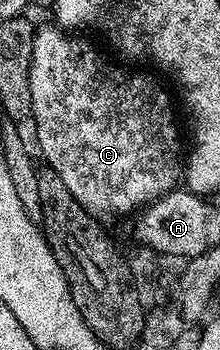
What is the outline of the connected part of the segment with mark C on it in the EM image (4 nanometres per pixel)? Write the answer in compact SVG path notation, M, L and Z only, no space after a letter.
M54 23L47 24L44 28L40 27L33 38L33 62L29 68L29 90L33 93L33 106L31 107L31 116L37 122L37 133L40 139L40 150L42 159L47 159L46 167L52 172L56 172L69 186L69 194L77 198L77 202L83 208L92 213L100 214L104 212L107 216L123 216L126 212L130 214L138 213L140 210L152 204L154 200L159 200L166 192L176 191L177 185L181 180L181 173L185 167L181 159L181 153L184 151L185 144L179 141L179 124L175 121L175 108L171 105L171 96L154 80L154 75L146 76L146 71L135 70L139 72L126 72L123 68L118 68L115 64L110 64L97 49L91 44L86 44L83 40L74 40L62 27Z

